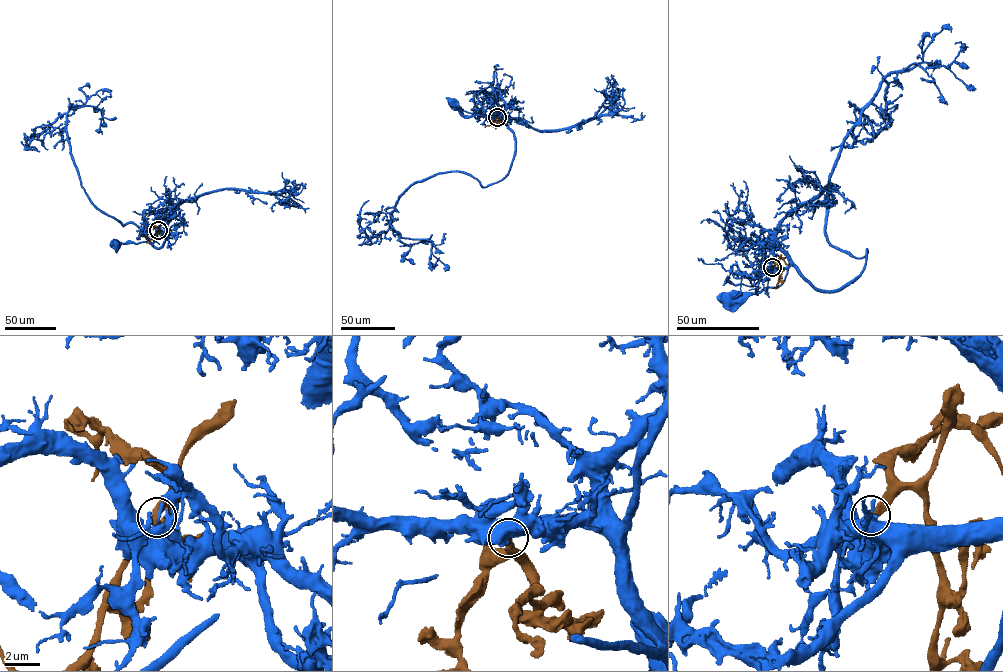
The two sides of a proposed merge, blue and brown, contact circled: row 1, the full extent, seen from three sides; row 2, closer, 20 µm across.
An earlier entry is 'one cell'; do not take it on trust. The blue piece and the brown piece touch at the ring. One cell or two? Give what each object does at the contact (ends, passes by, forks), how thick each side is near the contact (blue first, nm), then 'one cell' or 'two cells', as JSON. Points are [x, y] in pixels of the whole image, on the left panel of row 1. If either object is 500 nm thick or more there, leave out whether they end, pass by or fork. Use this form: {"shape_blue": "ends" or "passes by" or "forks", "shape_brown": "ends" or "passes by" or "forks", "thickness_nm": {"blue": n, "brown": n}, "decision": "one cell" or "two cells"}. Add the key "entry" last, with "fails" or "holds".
{"thickness_nm": {"blue": 240, "brown": 550}, "decision": "two cells", "entry": "fails"}

